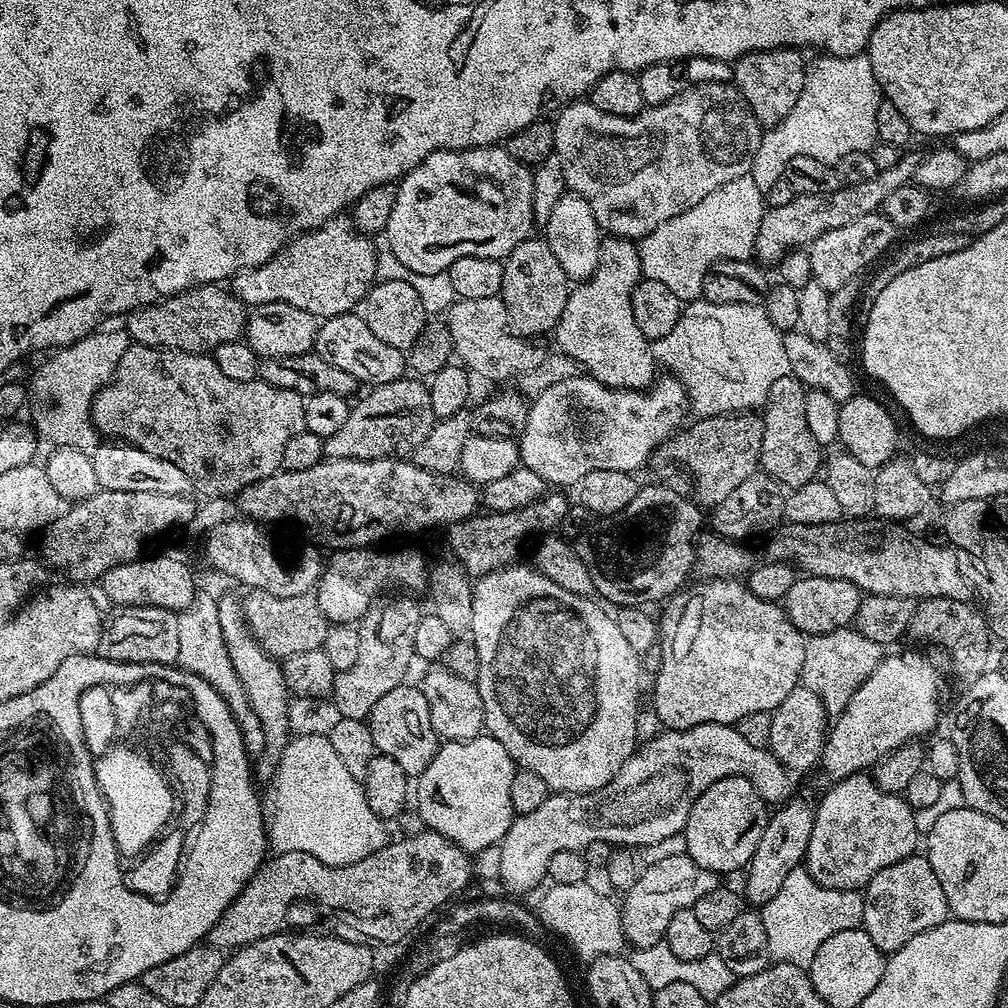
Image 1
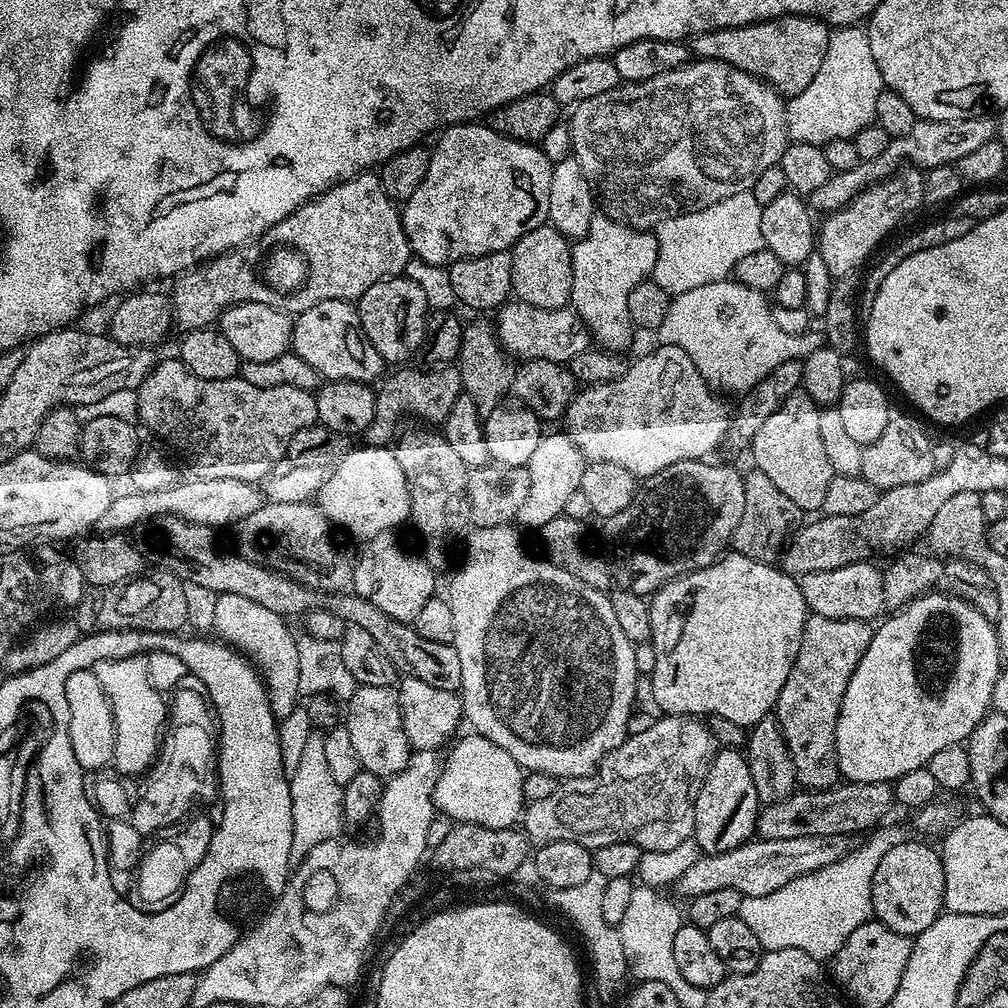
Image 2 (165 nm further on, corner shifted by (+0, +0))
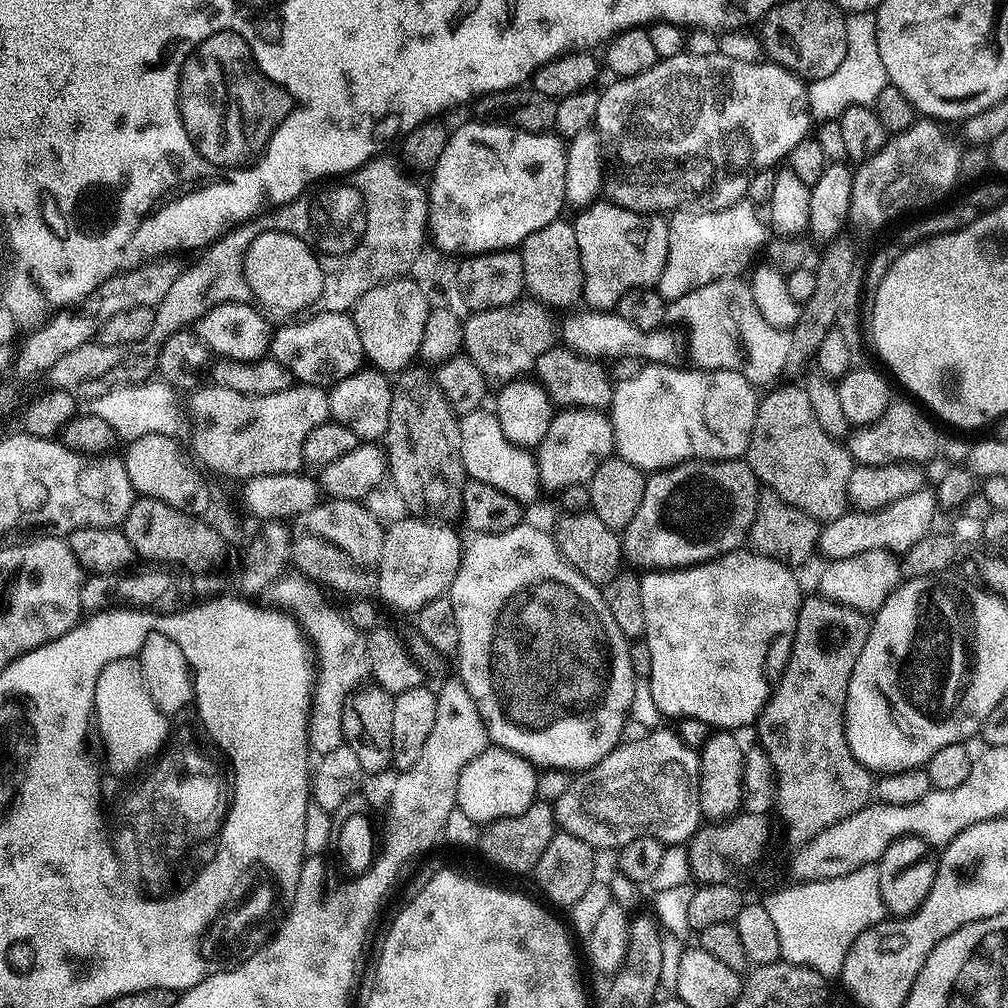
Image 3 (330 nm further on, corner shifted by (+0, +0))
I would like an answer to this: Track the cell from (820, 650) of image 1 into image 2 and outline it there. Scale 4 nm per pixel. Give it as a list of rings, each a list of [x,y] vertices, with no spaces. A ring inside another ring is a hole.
[[[809,615],[808,621],[804,624],[802,642],[798,646],[794,666],[790,666],[786,686],[782,686],[782,694],[778,694],[778,702],[774,709],[774,719],[784,735],[788,753],[794,762],[796,783],[801,789],[834,788],[841,779],[836,757],[836,723],[838,714],[842,710],[842,698],[846,694],[846,686],[850,686],[850,678],[854,670],[858,662],[862,662],[862,654],[866,654],[866,646],[870,646],[873,631],[873,625],[869,621],[850,618],[822,618]]]

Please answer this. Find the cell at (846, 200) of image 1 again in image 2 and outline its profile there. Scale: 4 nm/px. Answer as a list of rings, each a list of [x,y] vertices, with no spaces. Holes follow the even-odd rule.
[[[988,114],[961,120],[922,120],[918,118],[905,137],[889,139],[886,150],[882,150],[878,158],[861,160],[858,166],[854,166],[854,170],[833,172],[831,178],[822,187],[808,195],[807,203],[820,214],[837,212],[840,208],[847,206],[869,184],[888,180],[905,166],[927,170],[947,164],[959,165],[960,160],[966,158],[966,154],[974,154],[974,150],[986,146],[986,142],[997,139],[996,125],[997,121]]]

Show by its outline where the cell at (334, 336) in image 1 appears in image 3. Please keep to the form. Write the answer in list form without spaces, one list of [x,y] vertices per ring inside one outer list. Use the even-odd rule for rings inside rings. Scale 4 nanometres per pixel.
[[[320,310],[317,313],[317,316],[312,316],[309,320],[300,320],[297,324],[284,324],[277,332],[275,329],[270,336],[270,356],[282,366],[286,366],[293,381],[301,384],[331,386],[358,371],[365,363],[366,357],[362,350],[362,338],[358,338],[358,330],[348,312]]]

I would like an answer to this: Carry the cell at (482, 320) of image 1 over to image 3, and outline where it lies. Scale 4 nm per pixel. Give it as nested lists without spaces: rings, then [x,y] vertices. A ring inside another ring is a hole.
[[[583,310],[584,312],[576,312],[573,311],[571,314],[573,316],[568,316],[565,320],[561,319],[558,324],[558,336],[562,341],[563,347],[570,349],[571,352],[577,352],[578,354],[582,354],[583,356],[589,356],[592,360],[604,361],[604,362],[613,362],[619,359],[620,356],[625,356],[626,358],[636,358],[643,362],[647,362],[650,364],[676,364],[679,361],[679,356],[681,352],[682,356],[682,344],[676,341],[676,336],[672,332],[664,332],[665,330],[657,330],[654,332],[647,332],[646,330],[638,330],[638,326],[633,326],[632,323],[626,322],[626,318],[622,318],[615,310]]]

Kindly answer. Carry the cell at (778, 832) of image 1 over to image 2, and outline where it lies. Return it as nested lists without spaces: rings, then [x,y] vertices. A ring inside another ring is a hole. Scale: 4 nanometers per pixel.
[[[944,590],[925,592],[917,600],[905,604],[903,608],[893,611],[892,617],[881,628],[877,627],[872,634],[870,646],[866,646],[866,654],[862,654],[862,662],[854,670],[850,678],[850,686],[846,686],[846,694],[842,698],[842,710],[838,714],[836,723],[836,757],[840,767],[841,777],[853,784],[887,784],[894,782],[902,774],[910,774],[910,770],[925,767],[945,746],[964,744],[971,737],[974,729],[989,715],[992,708],[994,682],[1000,676],[1002,657],[1000,643],[996,637],[996,626],[988,620],[973,604],[969,604],[963,597],[949,594]]]

